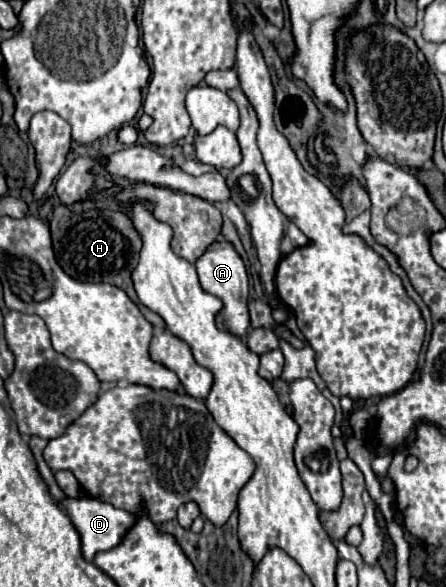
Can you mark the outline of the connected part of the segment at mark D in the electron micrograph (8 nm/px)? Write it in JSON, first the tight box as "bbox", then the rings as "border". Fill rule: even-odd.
{"bbox":[59,498,135,562],"border":[[[65,498],[63,502],[59,502],[59,506],[69,514],[71,522],[75,524],[79,536],[81,536],[81,550],[83,550],[83,558],[87,562],[93,562],[93,556],[101,550],[111,550],[113,546],[117,546],[121,542],[121,538],[125,536],[125,532],[133,526],[135,522],[135,516],[121,510],[121,508],[115,508],[107,502],[101,502],[101,500],[95,500],[95,498]]]}

